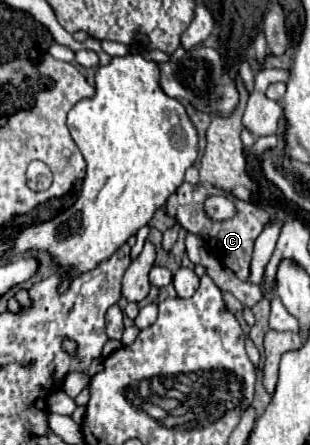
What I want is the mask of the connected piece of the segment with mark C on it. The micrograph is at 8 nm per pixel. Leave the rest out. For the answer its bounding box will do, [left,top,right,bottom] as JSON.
[165,182,271,282]

